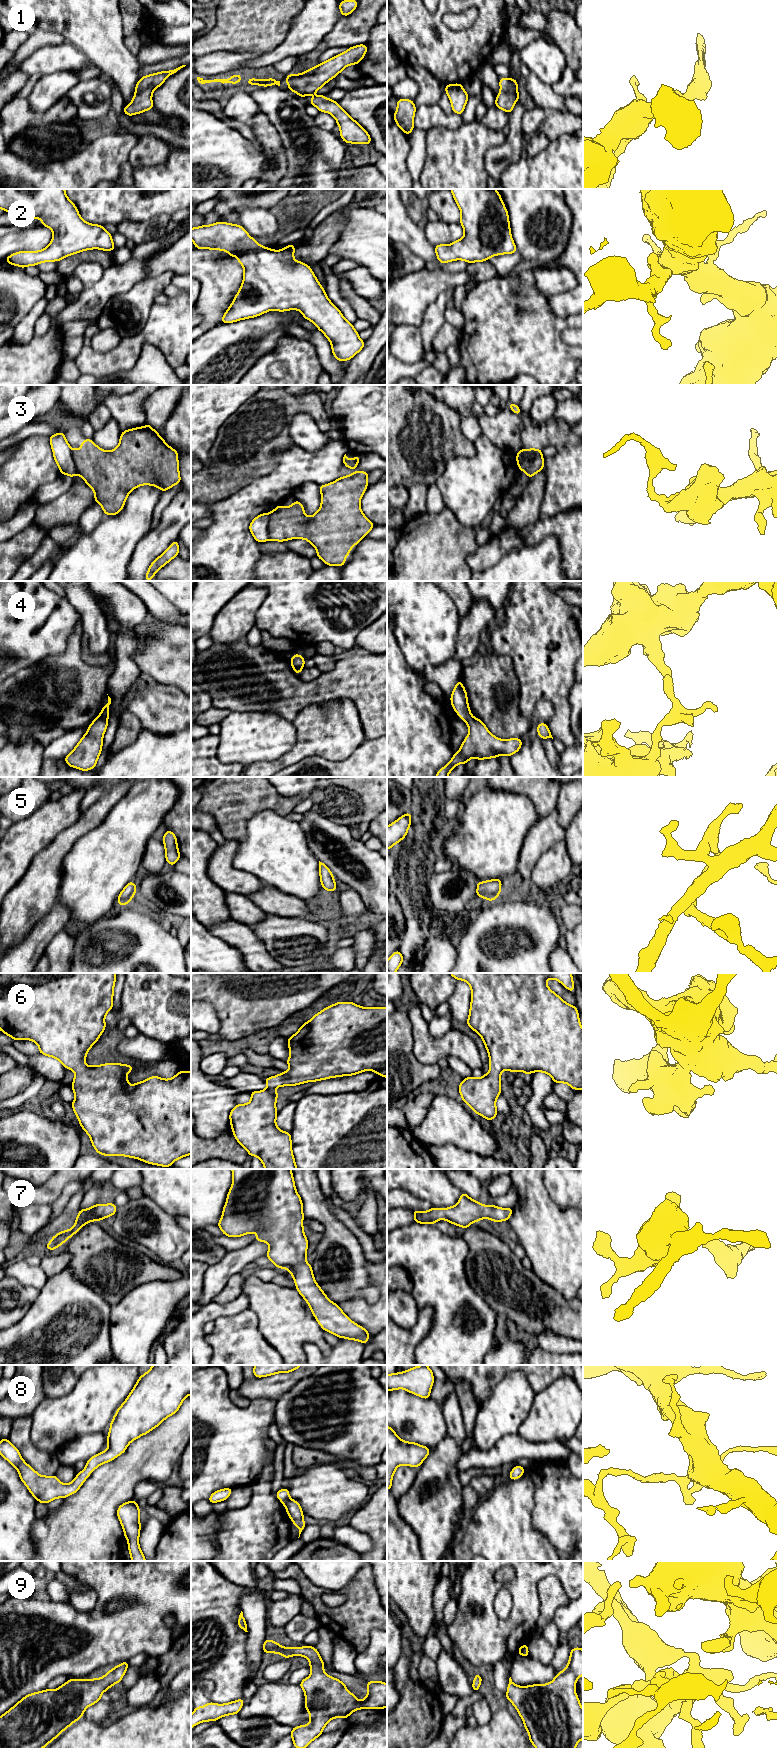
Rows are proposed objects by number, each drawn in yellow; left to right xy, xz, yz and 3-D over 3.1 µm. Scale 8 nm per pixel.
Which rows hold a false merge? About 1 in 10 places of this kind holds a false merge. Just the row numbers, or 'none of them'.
3

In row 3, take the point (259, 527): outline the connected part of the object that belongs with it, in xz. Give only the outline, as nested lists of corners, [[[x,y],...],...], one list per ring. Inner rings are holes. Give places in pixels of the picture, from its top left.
[[[263,513],[255,517],[249,525],[249,531],[257,542],[269,541],[270,514]]]

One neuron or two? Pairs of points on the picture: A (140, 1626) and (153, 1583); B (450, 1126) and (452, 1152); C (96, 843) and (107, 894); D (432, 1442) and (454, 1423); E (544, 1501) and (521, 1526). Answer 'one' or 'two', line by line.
A: one
B: two
C: one
D: two
E: two

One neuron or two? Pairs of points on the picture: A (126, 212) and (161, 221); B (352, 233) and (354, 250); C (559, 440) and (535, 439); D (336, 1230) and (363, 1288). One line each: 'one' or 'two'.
A: two
B: one
C: one
D: one

